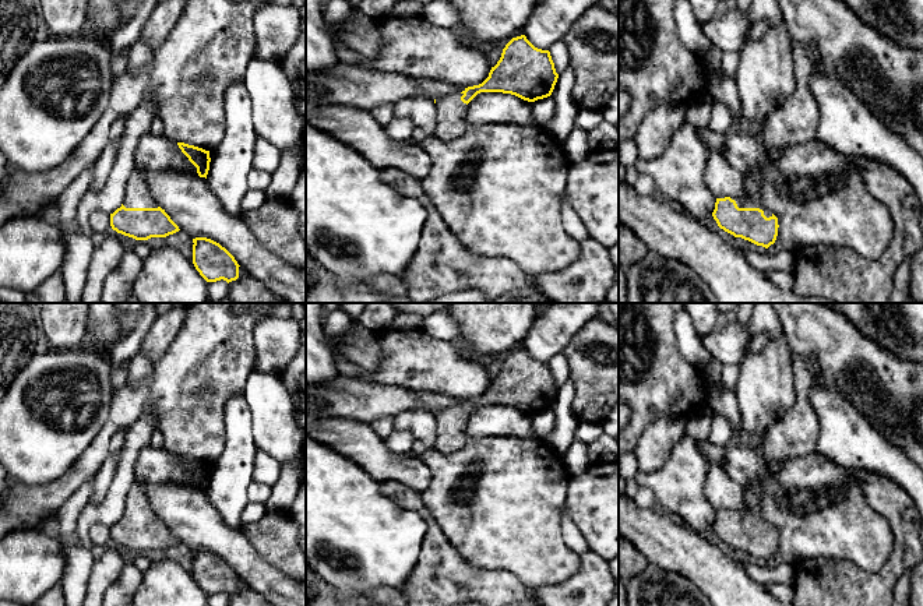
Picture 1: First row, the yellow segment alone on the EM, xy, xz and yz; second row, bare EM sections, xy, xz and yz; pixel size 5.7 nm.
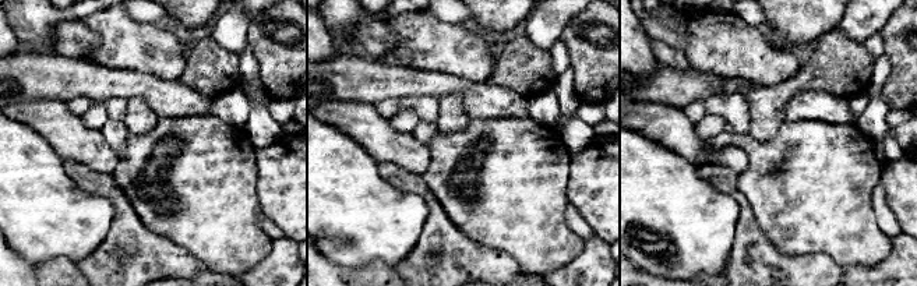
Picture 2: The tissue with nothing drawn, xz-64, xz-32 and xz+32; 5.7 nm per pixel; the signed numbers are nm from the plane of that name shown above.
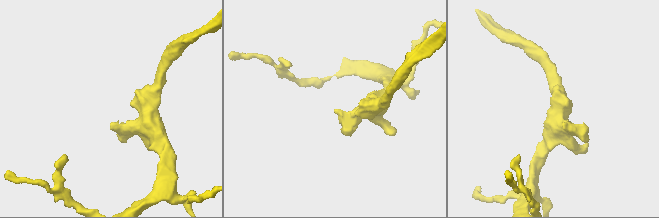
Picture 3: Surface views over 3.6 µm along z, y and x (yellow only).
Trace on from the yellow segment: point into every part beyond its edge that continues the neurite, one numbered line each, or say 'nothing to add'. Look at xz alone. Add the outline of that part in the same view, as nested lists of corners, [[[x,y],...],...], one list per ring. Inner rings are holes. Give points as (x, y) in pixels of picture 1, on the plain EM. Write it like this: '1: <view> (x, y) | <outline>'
1: xz (451, 434) | [[[450,406],[436,412],[436,445],[440,454],[448,455],[459,451],[469,440],[466,416],[461,413],[464,406]]]

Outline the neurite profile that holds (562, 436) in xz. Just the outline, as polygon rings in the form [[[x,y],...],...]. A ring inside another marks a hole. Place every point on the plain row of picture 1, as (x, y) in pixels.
[[[568,378],[561,387],[559,387],[557,395],[550,408],[556,415],[556,426],[545,441],[561,457],[571,445],[574,433],[579,423],[571,412],[574,395],[574,383],[571,378]]]

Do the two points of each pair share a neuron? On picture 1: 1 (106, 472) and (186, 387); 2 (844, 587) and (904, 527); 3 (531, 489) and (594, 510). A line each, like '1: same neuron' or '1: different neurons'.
1: different neurons
2: same neuron
3: different neurons

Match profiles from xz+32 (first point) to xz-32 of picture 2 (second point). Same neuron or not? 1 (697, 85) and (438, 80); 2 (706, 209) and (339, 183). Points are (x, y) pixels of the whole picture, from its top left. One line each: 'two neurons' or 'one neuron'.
1: one neuron
2: one neuron

